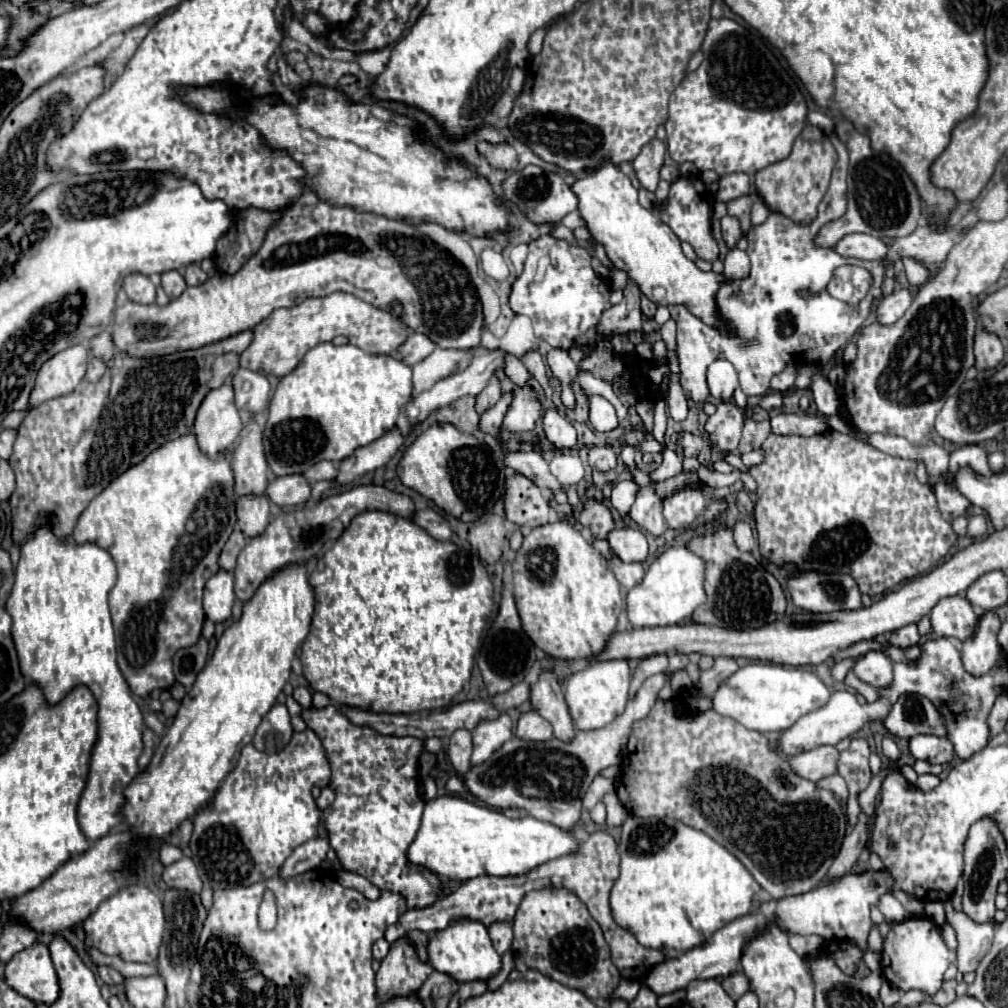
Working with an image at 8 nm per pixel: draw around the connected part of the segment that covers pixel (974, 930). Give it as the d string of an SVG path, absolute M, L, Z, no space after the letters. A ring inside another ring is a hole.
M951 900L945 902L947 912L947 924L953 926L957 936L957 968L959 972L973 972L977 970L977 964L981 958L989 952L995 922L973 922L963 910L957 912L951 904Z

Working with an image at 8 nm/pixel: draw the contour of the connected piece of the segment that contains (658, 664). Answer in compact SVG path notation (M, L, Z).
M655 654L651 658L639 660L639 666L637 666L633 682L631 682L631 696L635 694L635 690L641 686L641 682L647 676L653 676L653 674L659 674L659 672L665 672L665 670L667 670L667 656L665 654Z

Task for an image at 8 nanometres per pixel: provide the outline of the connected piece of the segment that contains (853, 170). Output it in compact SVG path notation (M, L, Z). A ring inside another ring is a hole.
M849 120L835 122L835 134L839 136L841 142L845 142L851 154L849 176L847 176L849 208L839 220L833 220L819 230L817 246L831 248L835 246L837 240L853 232L865 232L877 238L881 236L901 238L911 234L921 218L921 198L917 194L913 180L905 174L901 166L897 166L897 162L889 154L881 152L881 156L875 156L869 136L857 132Z

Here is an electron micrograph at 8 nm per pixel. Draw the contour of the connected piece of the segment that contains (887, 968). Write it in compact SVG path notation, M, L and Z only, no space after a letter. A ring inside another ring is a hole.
M911 916L903 922L895 922L889 928L889 934L883 940L883 958L881 968L887 982L903 992L923 990L933 996L941 984L945 970L955 962L955 950L951 950L943 936L941 928L927 916Z

